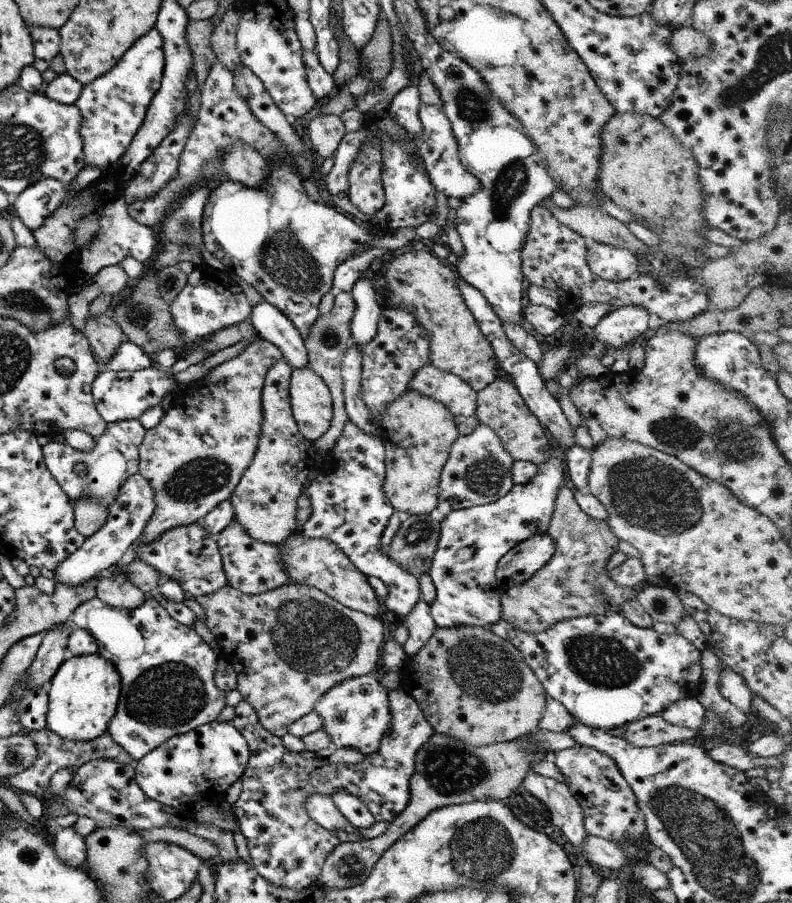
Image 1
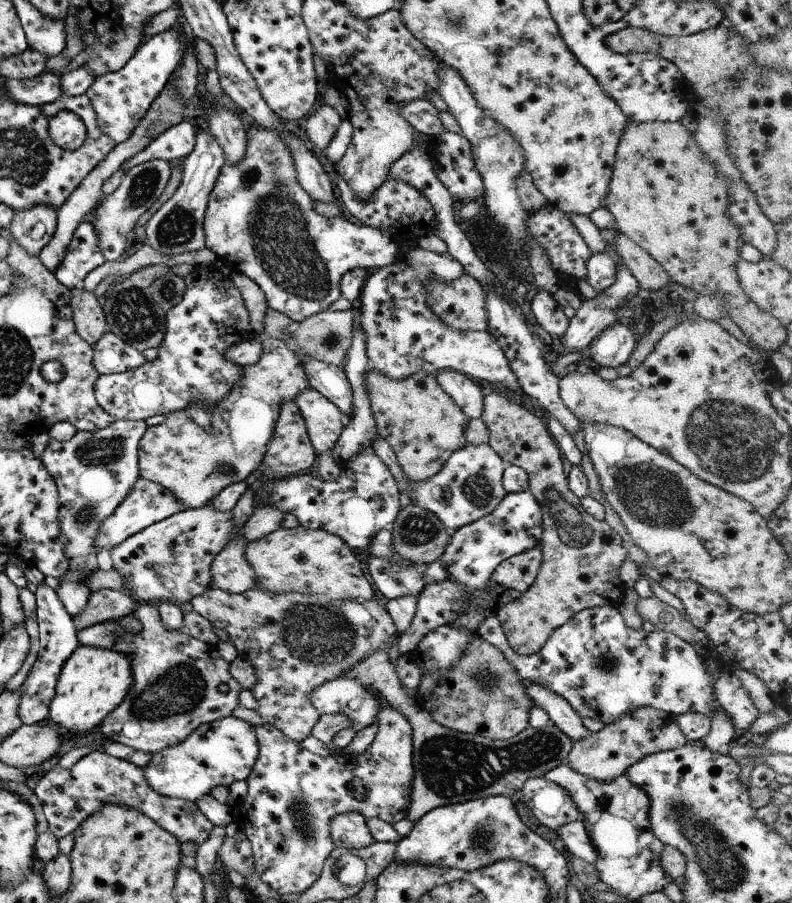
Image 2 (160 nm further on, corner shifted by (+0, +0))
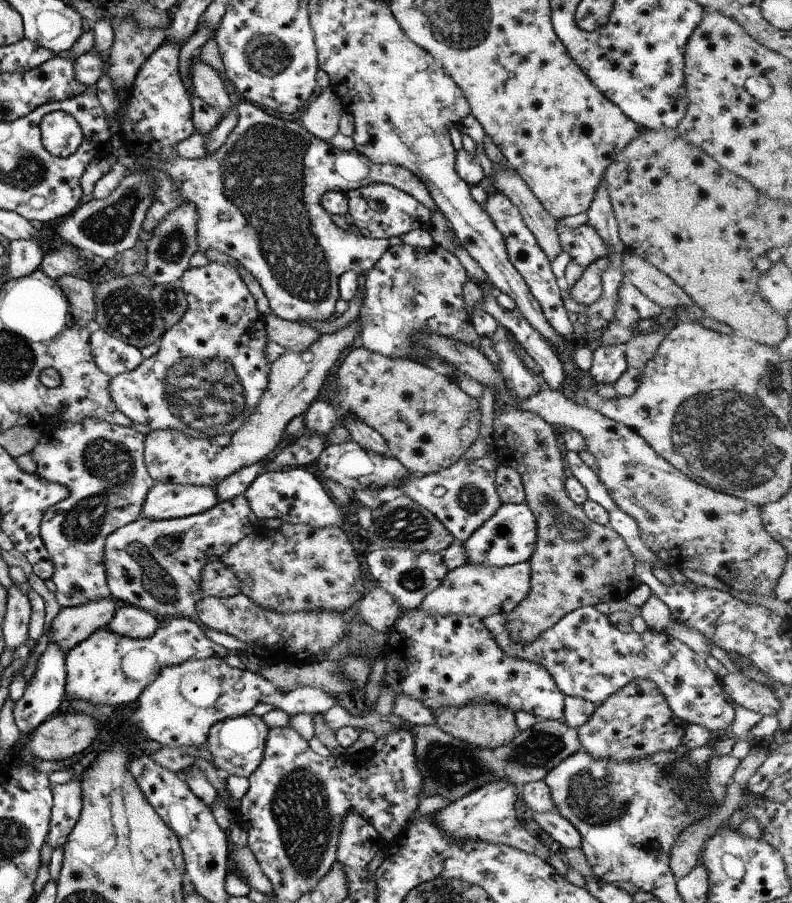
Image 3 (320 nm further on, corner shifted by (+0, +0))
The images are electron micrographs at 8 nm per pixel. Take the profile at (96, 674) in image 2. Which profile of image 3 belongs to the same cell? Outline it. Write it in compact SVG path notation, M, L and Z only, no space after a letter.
M179 616L159 618L155 632L146 639L121 636L103 627L65 654L66 699L70 701L71 698L77 698L91 704L116 708L137 699L163 667L178 665L189 659L225 658L230 652L233 651L207 638L204 628L196 619Z

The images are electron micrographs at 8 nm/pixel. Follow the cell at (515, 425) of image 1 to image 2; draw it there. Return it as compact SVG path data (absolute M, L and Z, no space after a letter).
M491 392L482 398L480 419L489 431L488 444L493 448L493 452L506 464L517 466L528 475L528 490L537 498L539 510L541 510L543 532L538 543L541 548L541 564L537 575L519 598L507 602L494 613L511 650L519 655L531 655L543 647L555 628L565 624L577 612L592 607L618 605L625 590L619 578L619 566L627 554L622 545L621 536L604 521L597 521L586 514L579 499L571 493L571 490L568 490L558 447L536 411L523 407L503 392Z

